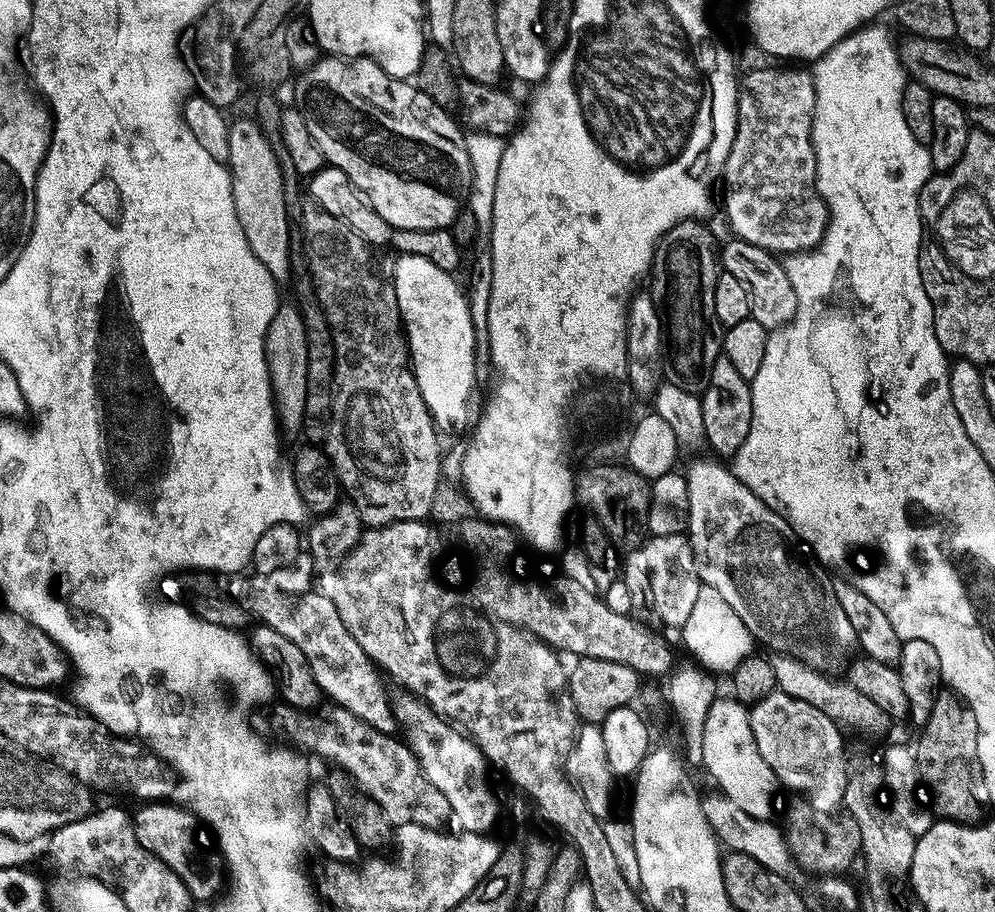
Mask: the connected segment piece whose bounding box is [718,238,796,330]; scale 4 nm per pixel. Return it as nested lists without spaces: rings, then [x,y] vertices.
[[[737,238],[730,240],[725,248],[719,249],[718,260],[723,271],[734,274],[734,278],[738,278],[742,286],[746,286],[748,296],[752,300],[751,319],[757,320],[769,330],[787,324],[795,314],[796,300],[783,263],[767,248],[761,248],[759,244],[751,244]]]

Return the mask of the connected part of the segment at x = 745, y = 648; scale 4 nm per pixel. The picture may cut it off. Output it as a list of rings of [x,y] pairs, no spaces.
[[[701,585],[699,588],[696,603],[692,609],[690,617],[681,629],[680,634],[685,646],[692,652],[691,656],[700,666],[713,673],[719,672],[733,673],[738,665],[753,653],[752,634],[740,616],[740,612],[729,604],[725,595],[718,589]]]

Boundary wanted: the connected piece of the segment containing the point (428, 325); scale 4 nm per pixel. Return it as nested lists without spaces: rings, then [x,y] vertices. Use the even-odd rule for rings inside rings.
[[[400,254],[395,258],[397,259],[396,280],[394,279],[396,301],[406,333],[408,355],[412,372],[418,382],[418,390],[429,413],[436,416],[439,412],[444,412],[438,416],[441,431],[460,432],[464,427],[465,429],[469,427],[468,416],[464,411],[468,408],[468,395],[471,394],[478,377],[475,368],[475,332],[469,310],[469,299],[466,297],[465,289],[456,286],[457,277],[451,272],[444,272],[438,266],[434,266],[434,262],[421,256],[407,254]]]

